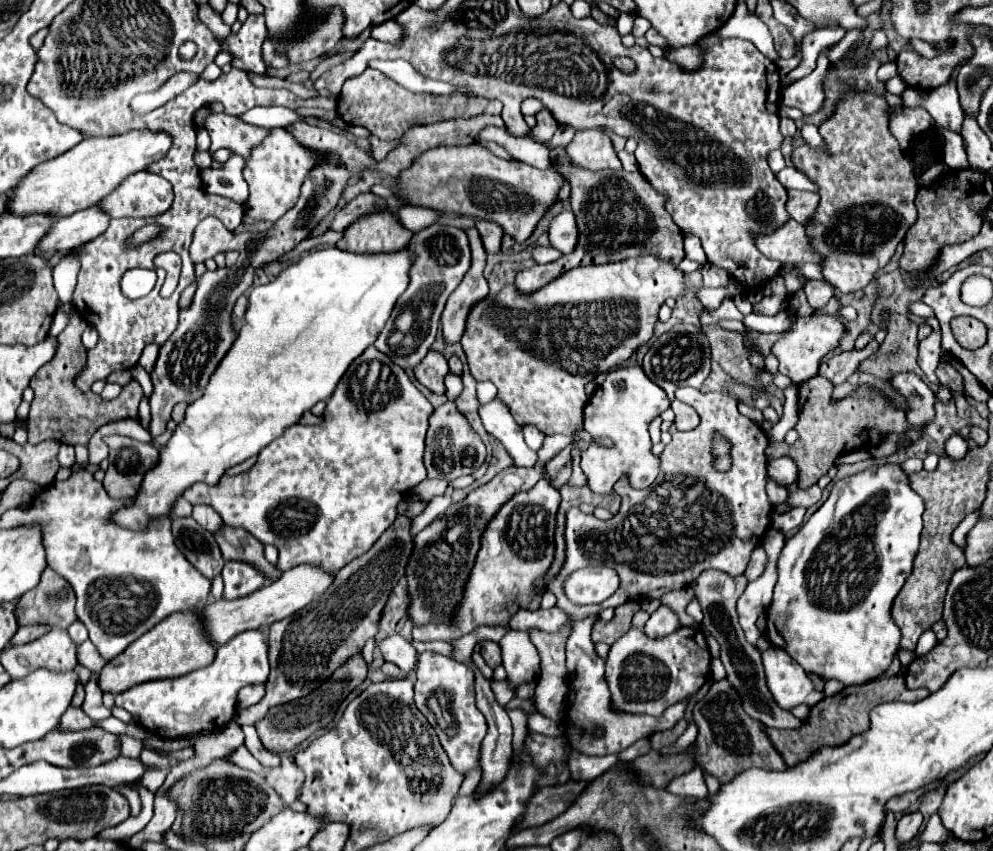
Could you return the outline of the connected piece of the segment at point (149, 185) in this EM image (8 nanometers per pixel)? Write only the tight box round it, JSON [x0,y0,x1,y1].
[97,171,171,218]

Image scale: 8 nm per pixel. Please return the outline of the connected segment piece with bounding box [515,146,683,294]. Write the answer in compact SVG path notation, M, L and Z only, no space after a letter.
M565 146L551 148L551 162L565 172L567 182L571 186L571 208L577 218L579 226L579 244L577 248L561 256L561 260L533 266L517 274L515 288L521 294L537 292L537 288L547 286L563 272L577 268L577 266L591 266L591 264L607 264L617 262L629 256L641 254L657 254L673 264L683 260L683 238L671 216L665 212L663 204L665 198L659 196L651 184L641 176L641 172L625 172L625 170L585 170L575 164L563 162Z

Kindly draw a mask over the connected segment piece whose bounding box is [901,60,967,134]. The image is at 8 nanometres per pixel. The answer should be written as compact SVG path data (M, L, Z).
M963 62L961 66L955 68L951 82L937 88L937 90L929 90L929 92L919 92L915 88L905 88L901 94L901 100L907 108L911 106L923 106L935 120L935 126L939 128L947 128L955 134L961 134L961 126L963 126L963 110L961 110L959 92L955 86L955 78L957 78L960 68L967 63Z

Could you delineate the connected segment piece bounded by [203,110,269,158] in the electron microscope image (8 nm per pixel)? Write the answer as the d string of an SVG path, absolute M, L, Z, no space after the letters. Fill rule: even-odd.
M211 110L203 126L207 128L213 142L209 149L210 154L217 151L217 148L231 148L245 158L249 156L249 148L253 148L253 144L259 144L269 134L267 128L251 126L235 116L227 116L225 112L211 112Z

